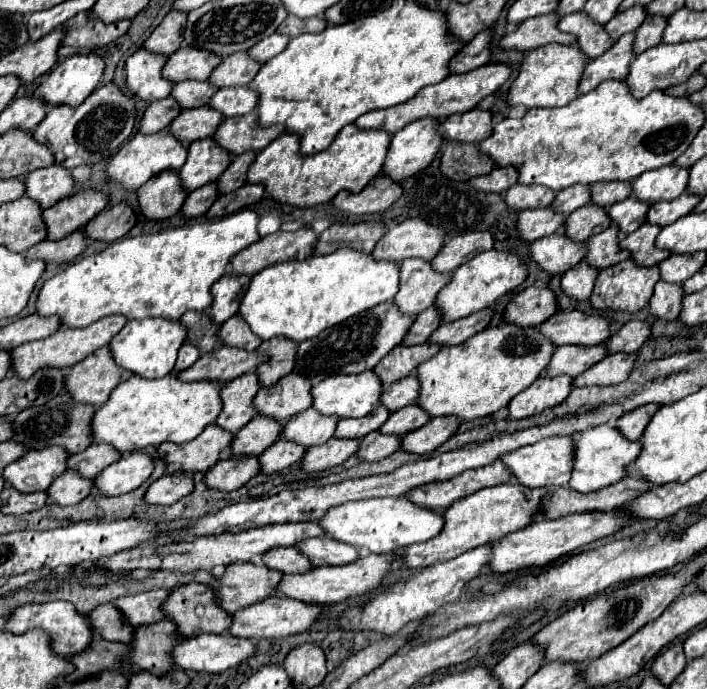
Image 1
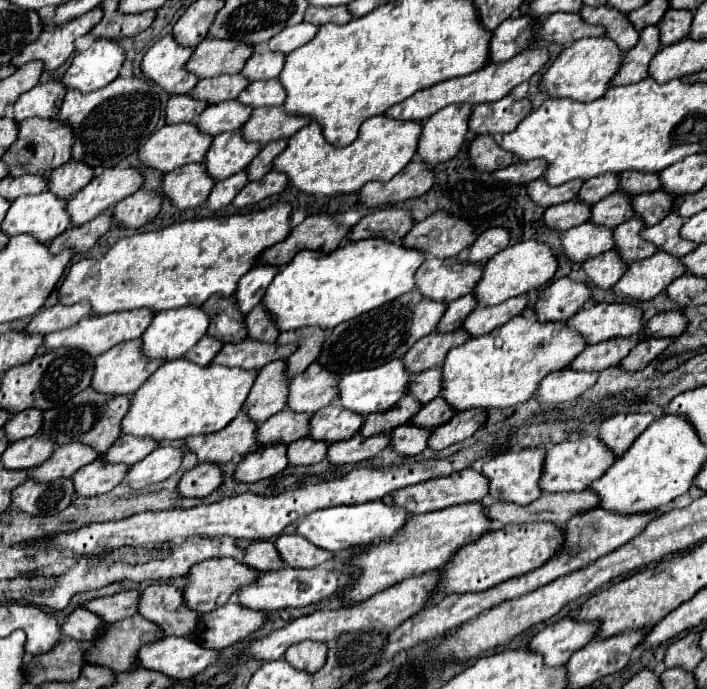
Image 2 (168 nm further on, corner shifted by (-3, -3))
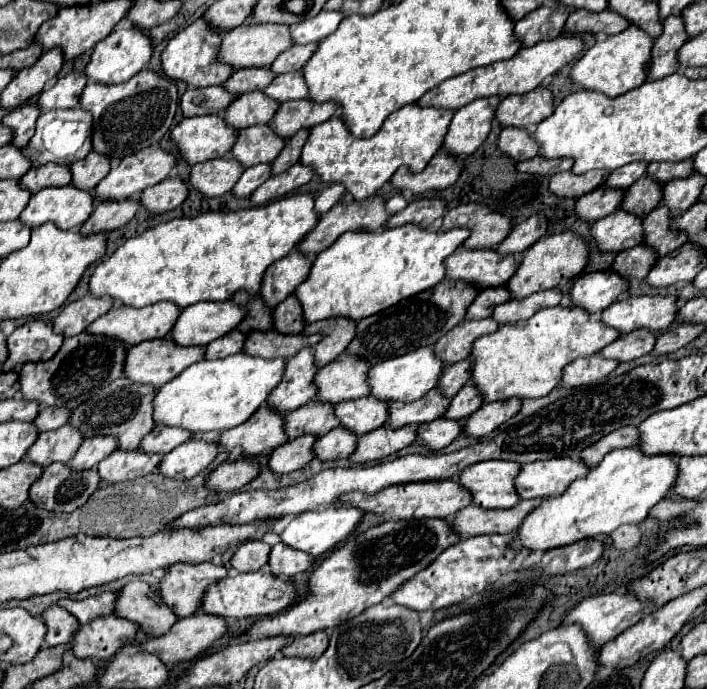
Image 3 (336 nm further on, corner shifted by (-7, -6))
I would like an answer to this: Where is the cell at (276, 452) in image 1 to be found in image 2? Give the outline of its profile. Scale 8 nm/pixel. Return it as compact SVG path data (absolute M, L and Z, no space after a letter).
M300 438L288 446L288 460L292 466L300 464L316 464L326 458L328 442L314 440L314 438Z

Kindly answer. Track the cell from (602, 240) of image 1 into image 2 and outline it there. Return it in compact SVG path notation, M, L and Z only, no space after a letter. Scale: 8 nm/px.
M634 216L632 220L616 226L616 230L614 230L616 250L622 254L622 258L626 262L644 260L644 258L650 258L652 254L656 254L656 246L652 246L652 242L648 242L640 236L642 228L644 228L644 220Z

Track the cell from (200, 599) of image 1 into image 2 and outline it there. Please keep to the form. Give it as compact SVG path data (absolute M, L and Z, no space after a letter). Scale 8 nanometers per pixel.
M166 582L150 584L140 592L140 612L142 612L140 616L154 622L162 630L164 636L188 636L198 628L198 624L196 624L198 614L184 604L182 590L176 588L176 586L166 584Z

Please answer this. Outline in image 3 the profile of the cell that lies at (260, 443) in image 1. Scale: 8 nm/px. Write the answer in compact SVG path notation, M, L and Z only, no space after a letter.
M308 401L296 411L290 411L284 417L284 431L288 435L288 441L300 437L300 435L314 435L322 437L332 427L338 427L338 421L332 413L332 405L328 403L318 403L318 401Z

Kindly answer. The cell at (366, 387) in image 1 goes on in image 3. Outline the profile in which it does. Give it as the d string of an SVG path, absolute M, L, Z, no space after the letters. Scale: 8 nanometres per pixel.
M430 347L428 349L416 349L412 353L406 353L406 355L376 363L368 371L370 395L374 395L378 401L384 401L384 403L394 403L394 401L412 403L412 401L418 401L430 389L436 387L436 381L438 381L440 373L442 373L442 367L444 367L444 363L434 357Z

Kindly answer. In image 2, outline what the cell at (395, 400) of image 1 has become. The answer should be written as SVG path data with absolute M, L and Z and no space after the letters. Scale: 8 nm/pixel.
M430 368L416 374L414 380L410 382L408 394L416 396L422 404L436 398L440 394L440 368Z

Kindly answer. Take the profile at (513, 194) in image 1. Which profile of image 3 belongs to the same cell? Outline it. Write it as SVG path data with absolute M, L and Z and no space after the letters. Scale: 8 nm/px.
M564 171L564 173L552 175L548 187L552 189L552 193L556 197L576 199L576 197L586 195L592 189L600 187L602 181L606 179L606 175L608 173L604 173L604 171L592 171L592 173L584 173L584 175L572 175L572 173Z

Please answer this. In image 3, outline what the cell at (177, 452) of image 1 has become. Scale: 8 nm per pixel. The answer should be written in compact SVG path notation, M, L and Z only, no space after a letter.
M260 405L260 409L242 425L224 431L218 441L218 445L222 445L228 453L234 447L240 447L244 455L250 457L274 449L282 443L286 443L282 415L272 413L266 405Z

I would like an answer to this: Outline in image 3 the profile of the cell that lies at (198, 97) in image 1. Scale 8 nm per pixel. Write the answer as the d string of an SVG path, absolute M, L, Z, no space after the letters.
M260 67L260 69L238 69L232 73L232 77L228 77L222 87L232 93L232 95L242 95L254 89L264 89L266 85L272 83L276 75L270 73L270 69Z

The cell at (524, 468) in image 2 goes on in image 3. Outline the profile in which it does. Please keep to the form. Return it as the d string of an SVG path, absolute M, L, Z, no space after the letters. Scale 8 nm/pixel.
M482 461L460 473L458 481L472 493L476 505L484 509L508 509L522 501L514 485L520 467L516 461Z

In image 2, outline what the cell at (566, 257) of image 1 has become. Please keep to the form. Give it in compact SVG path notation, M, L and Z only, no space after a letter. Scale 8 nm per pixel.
M584 222L584 224L564 232L562 246L566 250L566 256L572 262L586 262L588 258L600 256L614 248L612 228Z

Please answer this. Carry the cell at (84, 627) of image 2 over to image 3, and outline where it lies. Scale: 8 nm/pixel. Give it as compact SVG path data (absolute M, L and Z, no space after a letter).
M60 605L48 607L42 617L48 627L46 645L52 645L52 647L60 645L60 643L70 643L80 629L80 621L66 609L62 609Z

